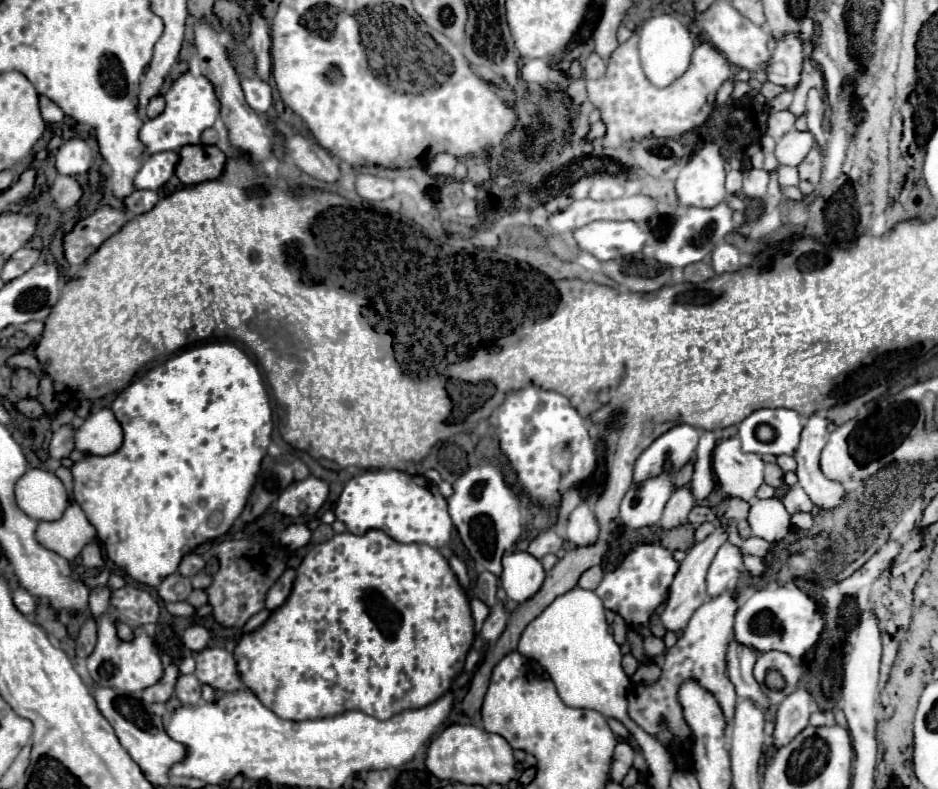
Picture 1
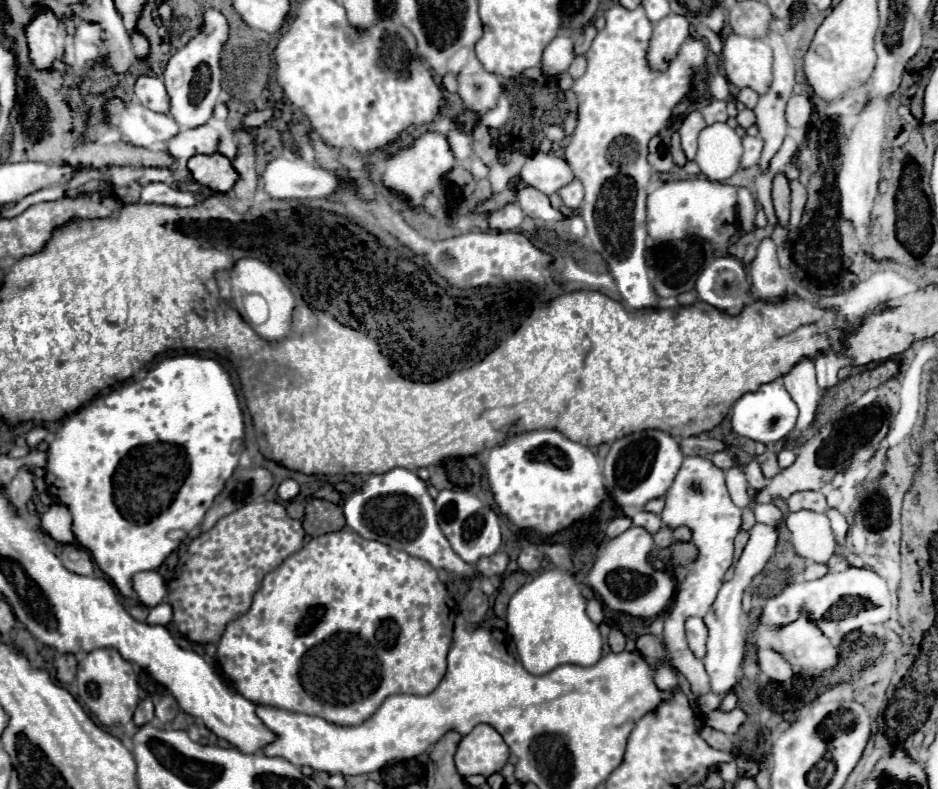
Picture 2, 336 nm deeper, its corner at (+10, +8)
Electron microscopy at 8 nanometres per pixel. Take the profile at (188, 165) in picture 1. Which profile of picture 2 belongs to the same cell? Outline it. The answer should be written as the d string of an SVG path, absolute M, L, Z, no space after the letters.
M218 152L192 156L188 160L188 170L198 184L216 192L228 192L236 182L236 170L230 166L230 160Z

